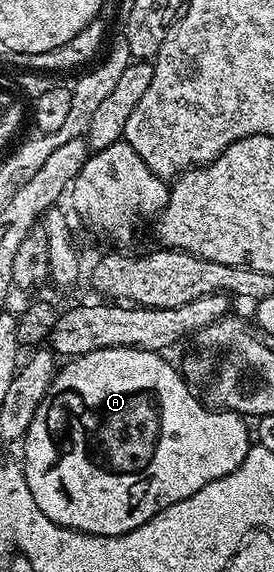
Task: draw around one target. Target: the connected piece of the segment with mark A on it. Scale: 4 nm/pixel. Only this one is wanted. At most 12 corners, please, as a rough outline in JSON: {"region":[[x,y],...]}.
{"region":[[164,354],[58,366],[35,505],[126,535],[231,473],[250,424]]}

